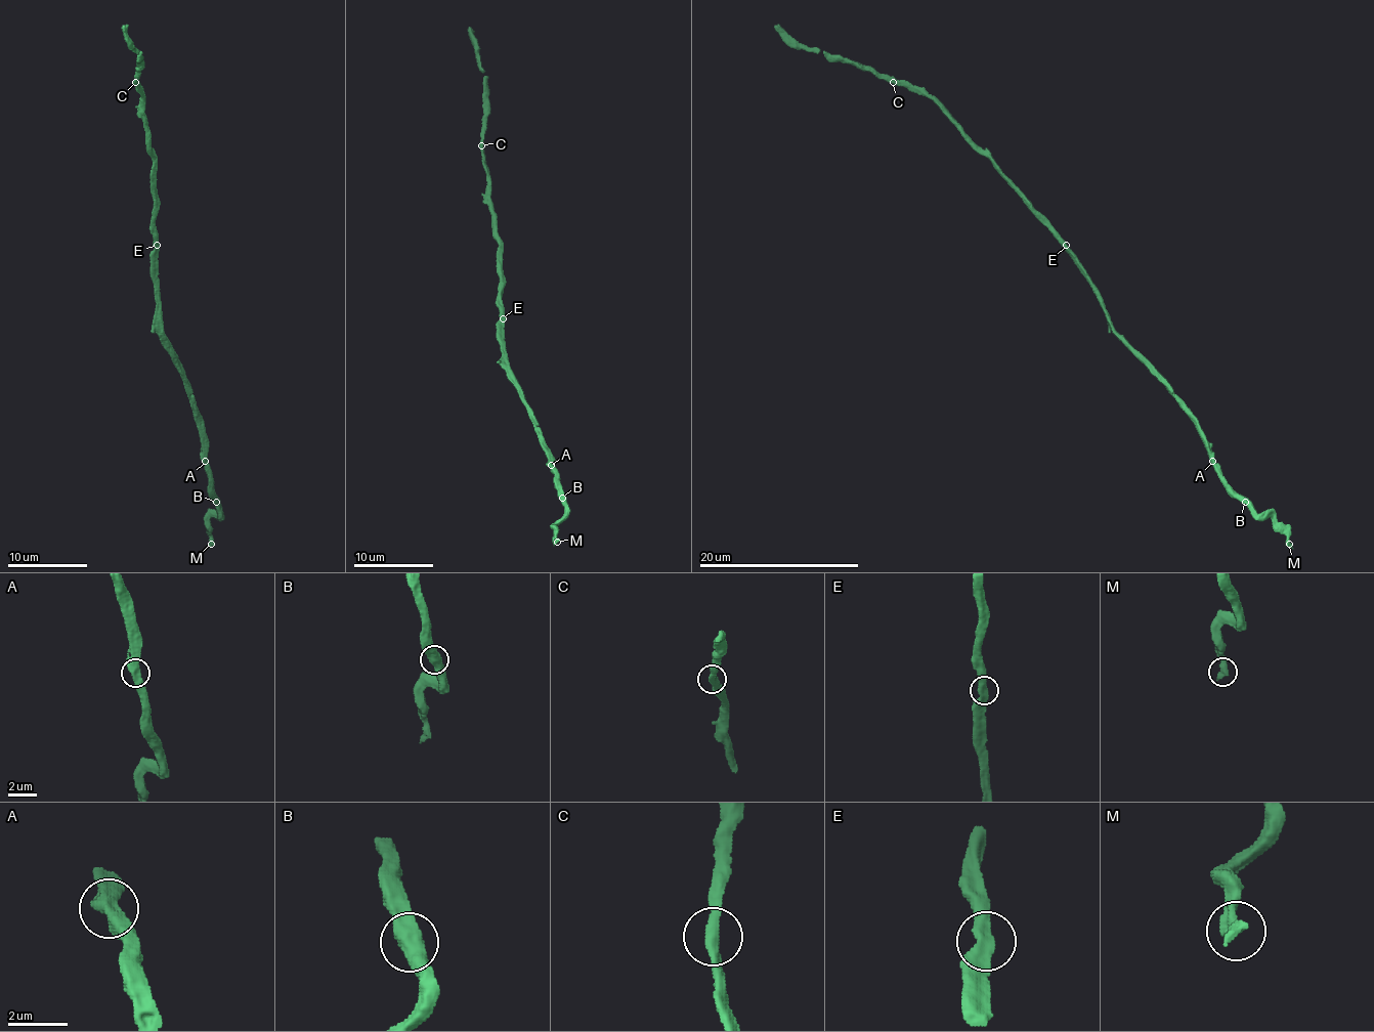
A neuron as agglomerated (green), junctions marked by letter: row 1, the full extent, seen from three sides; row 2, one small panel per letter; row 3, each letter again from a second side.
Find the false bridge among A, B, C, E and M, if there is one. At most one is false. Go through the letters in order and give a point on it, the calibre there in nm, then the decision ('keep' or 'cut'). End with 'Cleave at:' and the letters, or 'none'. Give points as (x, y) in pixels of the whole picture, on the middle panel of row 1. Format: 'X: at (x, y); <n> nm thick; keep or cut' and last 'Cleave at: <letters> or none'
A: at (551, 465); 440 nm thick; keep
B: at (562, 498); 600 nm thick; keep
C: at (481, 145); 440 nm thick; keep
E: at (503, 318); 480 nm thick; keep
M: at (557, 542); 440 nm thick; keep
Cleave at: none

